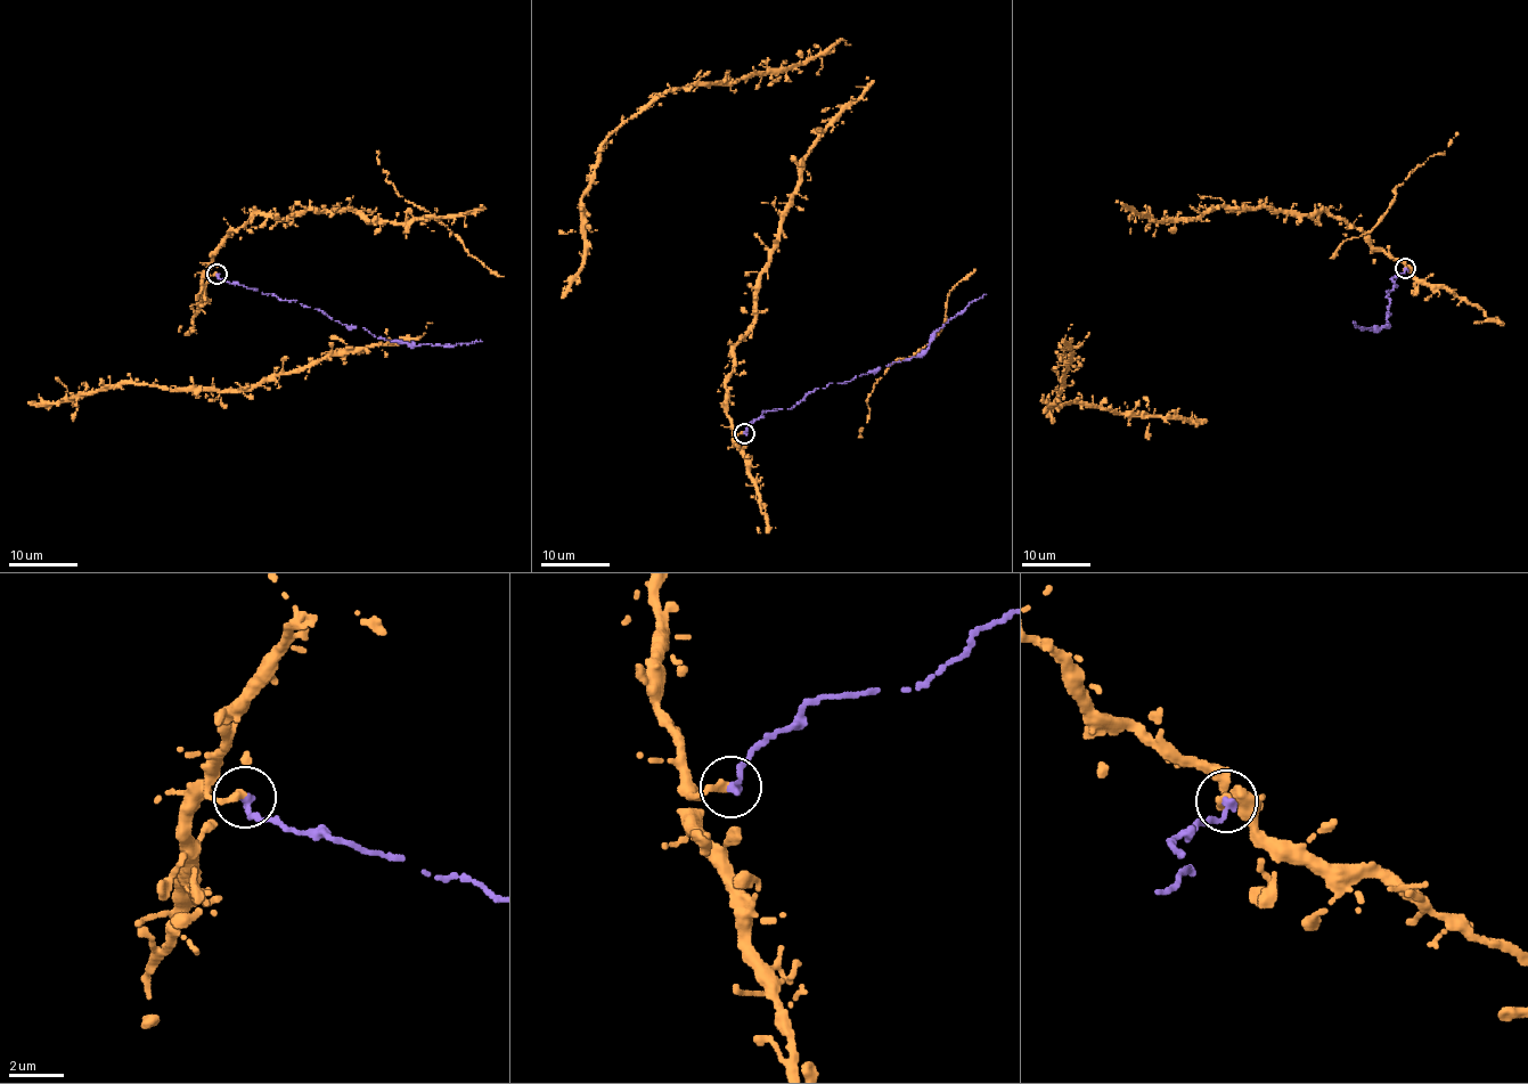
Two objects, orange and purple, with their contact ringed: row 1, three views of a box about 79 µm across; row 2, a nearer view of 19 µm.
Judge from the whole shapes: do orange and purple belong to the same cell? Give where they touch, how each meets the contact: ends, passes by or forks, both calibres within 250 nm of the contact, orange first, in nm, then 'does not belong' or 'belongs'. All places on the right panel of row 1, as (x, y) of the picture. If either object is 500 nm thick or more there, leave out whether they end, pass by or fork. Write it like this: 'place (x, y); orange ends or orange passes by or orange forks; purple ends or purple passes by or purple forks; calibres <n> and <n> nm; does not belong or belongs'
place (1405, 268); orange ends; purple ends; calibres 280 and 280 nm; does not belong

